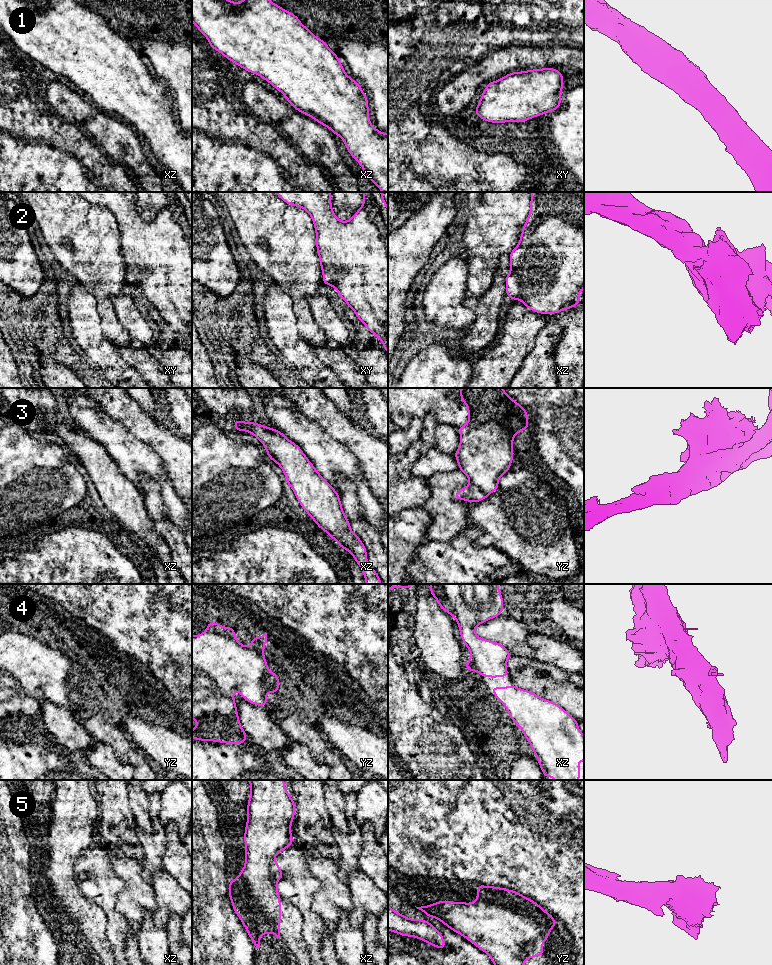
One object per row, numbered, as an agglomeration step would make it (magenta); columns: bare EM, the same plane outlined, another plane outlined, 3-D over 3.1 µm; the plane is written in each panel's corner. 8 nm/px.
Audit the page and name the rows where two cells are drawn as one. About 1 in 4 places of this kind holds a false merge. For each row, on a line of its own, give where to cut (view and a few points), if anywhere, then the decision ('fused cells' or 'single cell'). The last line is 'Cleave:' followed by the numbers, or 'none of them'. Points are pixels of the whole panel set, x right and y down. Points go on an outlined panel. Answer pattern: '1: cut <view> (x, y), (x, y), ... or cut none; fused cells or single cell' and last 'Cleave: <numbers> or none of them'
1: cut none; single cell
2: cut none; single cell
3: cut none; single cell
4: cut none; single cell
5: cut none; single cell
Cleave: none of them

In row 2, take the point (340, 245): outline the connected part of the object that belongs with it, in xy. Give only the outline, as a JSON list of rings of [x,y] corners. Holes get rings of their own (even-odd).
[[[275,192],[275,194],[288,205],[294,205],[305,209],[312,218],[316,232],[316,248],[320,260],[320,267],[323,273],[322,282],[324,285],[330,285],[337,290],[338,295],[351,307],[357,318],[366,326],[367,330],[380,339],[388,354],[388,208],[383,198],[382,192],[362,192],[362,207],[356,211],[352,218],[347,221],[341,221],[334,214],[331,204],[331,192]]]

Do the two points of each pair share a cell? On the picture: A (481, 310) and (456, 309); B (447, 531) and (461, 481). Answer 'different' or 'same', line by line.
A: different
B: same

